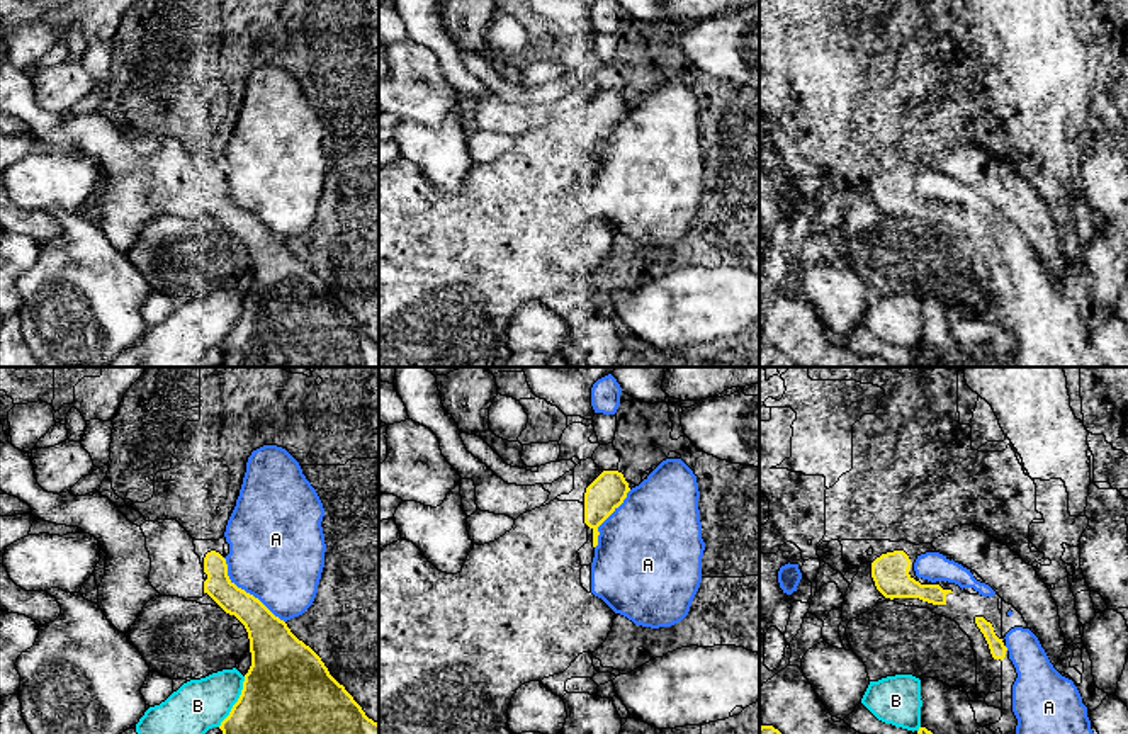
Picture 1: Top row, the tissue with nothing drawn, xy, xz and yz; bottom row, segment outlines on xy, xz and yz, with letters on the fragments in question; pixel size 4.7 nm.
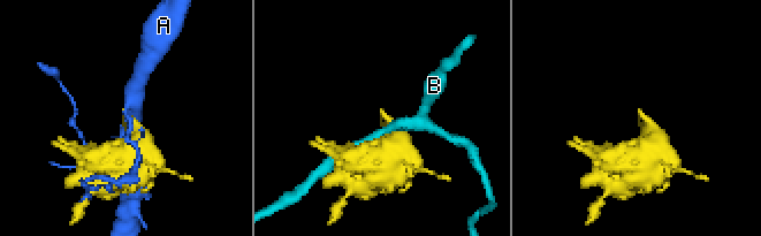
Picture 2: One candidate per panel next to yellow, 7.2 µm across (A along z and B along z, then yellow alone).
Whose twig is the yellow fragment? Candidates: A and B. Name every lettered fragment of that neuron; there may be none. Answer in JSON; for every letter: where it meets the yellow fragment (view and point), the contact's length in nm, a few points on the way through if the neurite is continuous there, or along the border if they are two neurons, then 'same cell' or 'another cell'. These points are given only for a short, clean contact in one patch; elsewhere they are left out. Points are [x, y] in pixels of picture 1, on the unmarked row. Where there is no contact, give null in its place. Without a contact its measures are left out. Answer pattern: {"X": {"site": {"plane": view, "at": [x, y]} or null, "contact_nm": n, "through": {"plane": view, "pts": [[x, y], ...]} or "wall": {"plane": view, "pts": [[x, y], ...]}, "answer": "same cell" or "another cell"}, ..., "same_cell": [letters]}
{"A": {"site": {"plane": "xy", "at": [245, 211]}, "contact_nm": 420, "answer": "another cell"}, "B": {"site": {"plane": "xy", "at": [236, 321]}, "contact_nm": 280, "answer": "another cell"}, "same_cell": []}

